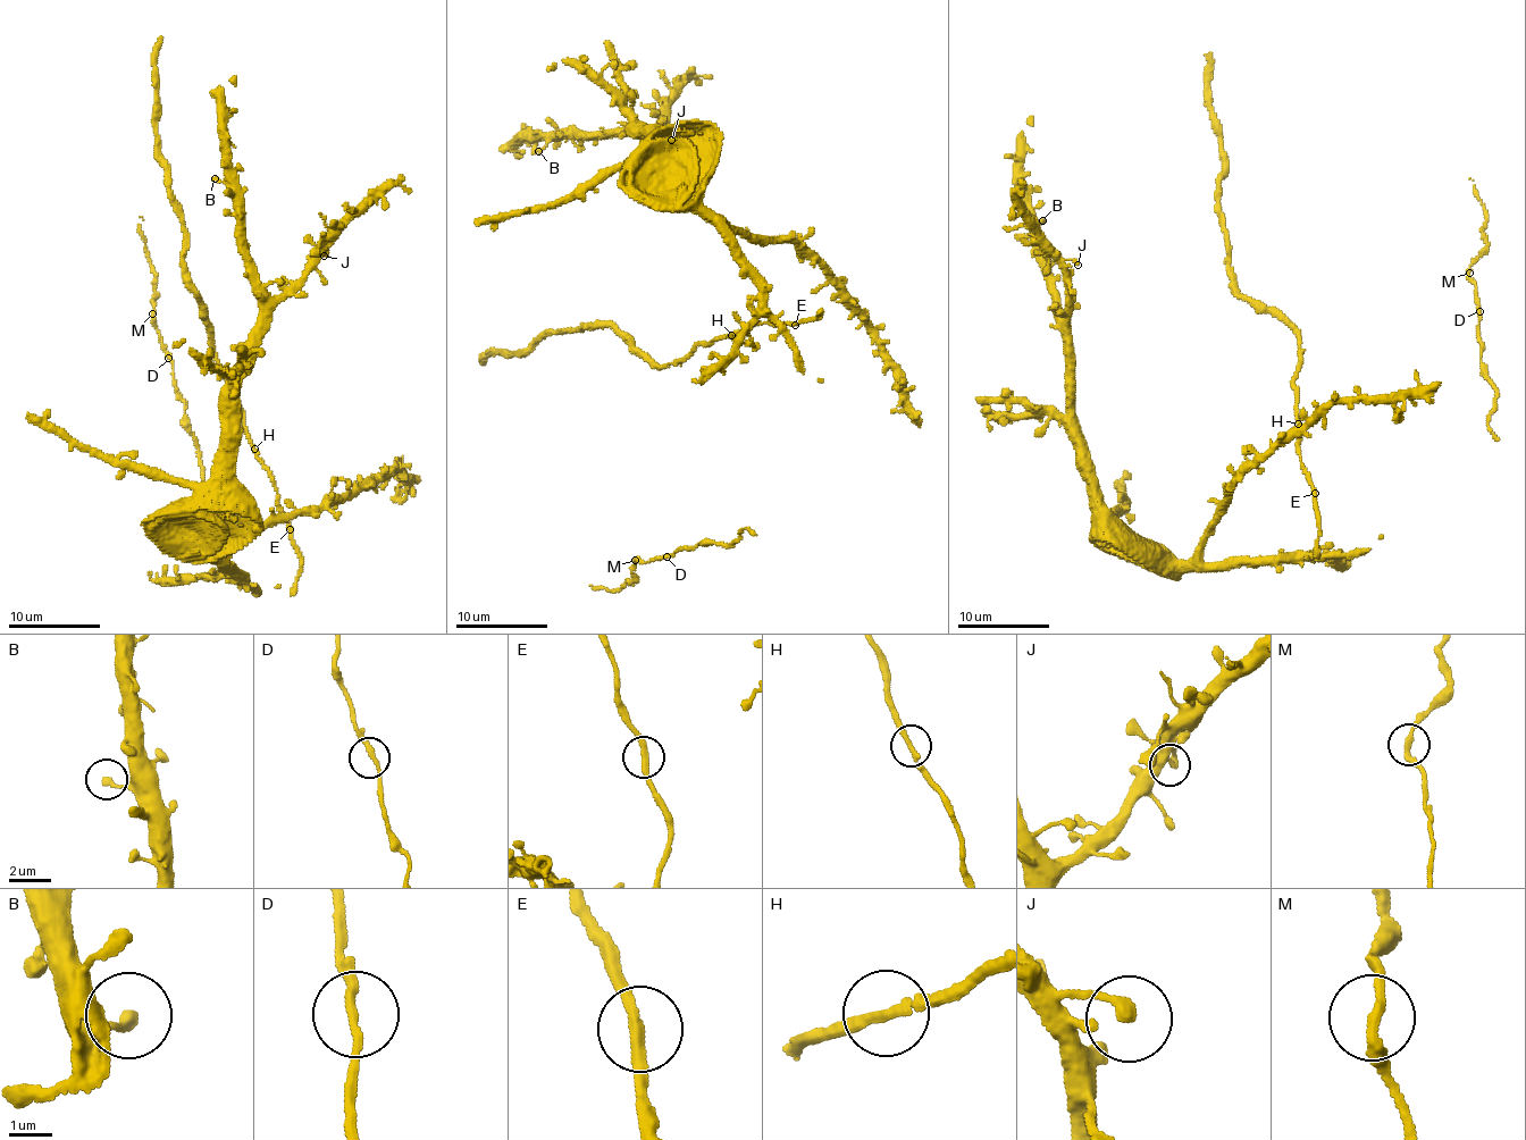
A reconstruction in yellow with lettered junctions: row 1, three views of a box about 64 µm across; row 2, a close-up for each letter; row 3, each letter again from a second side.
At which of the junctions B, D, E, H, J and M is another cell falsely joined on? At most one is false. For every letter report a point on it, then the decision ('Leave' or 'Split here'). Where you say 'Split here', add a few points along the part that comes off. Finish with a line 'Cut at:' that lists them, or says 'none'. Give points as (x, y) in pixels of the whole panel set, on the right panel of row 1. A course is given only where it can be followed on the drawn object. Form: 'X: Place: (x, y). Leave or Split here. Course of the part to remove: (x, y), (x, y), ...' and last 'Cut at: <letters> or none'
B: Place: (1042, 220). Leave
D: Place: (1480, 311). Leave
E: Place: (1315, 493). Leave
H: Place: (1298, 424). Leave
J: Place: (1078, 265). Leave
M: Place: (1469, 273). Leave
Cut at: none

